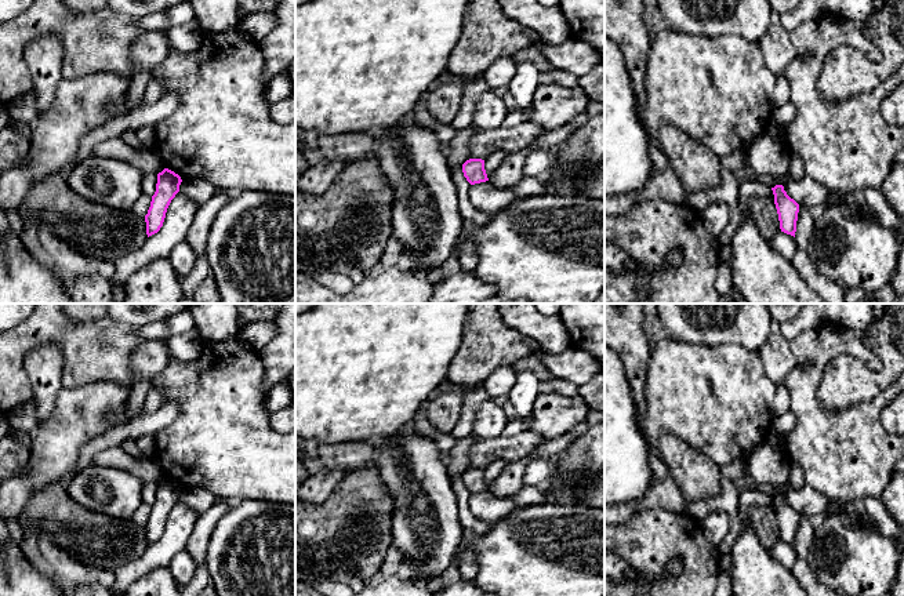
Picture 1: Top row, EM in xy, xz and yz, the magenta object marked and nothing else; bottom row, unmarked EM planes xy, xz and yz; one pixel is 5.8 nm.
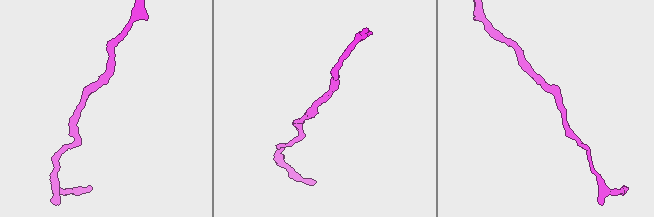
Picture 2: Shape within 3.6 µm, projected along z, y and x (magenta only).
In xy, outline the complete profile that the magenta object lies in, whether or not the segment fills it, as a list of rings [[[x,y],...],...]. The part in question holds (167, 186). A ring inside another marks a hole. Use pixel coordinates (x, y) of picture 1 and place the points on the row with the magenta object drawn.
[[[168,168],[157,174],[156,192],[145,215],[148,237],[157,233],[163,226],[167,208],[179,192],[181,182],[181,177]]]

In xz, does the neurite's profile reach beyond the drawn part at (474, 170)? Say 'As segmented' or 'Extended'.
As segmented

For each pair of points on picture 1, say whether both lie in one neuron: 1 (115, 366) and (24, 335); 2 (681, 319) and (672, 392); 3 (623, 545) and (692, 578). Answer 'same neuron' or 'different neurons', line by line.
1: same neuron
2: different neurons
3: same neuron

